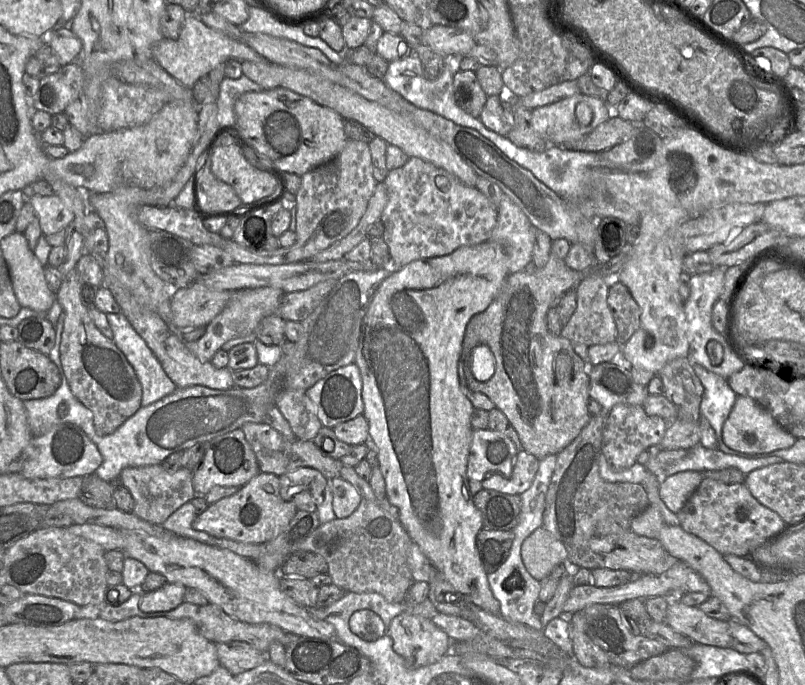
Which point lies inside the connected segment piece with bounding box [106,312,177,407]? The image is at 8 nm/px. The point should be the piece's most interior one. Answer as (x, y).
(156, 384)

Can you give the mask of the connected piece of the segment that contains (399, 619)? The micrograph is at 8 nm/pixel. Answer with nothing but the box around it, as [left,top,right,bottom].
[387,612,454,668]

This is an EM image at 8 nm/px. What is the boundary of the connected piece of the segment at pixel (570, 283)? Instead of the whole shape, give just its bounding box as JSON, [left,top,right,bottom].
[461,242,633,460]

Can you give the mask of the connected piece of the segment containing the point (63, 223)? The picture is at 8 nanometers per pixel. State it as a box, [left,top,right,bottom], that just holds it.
[29,195,74,236]

